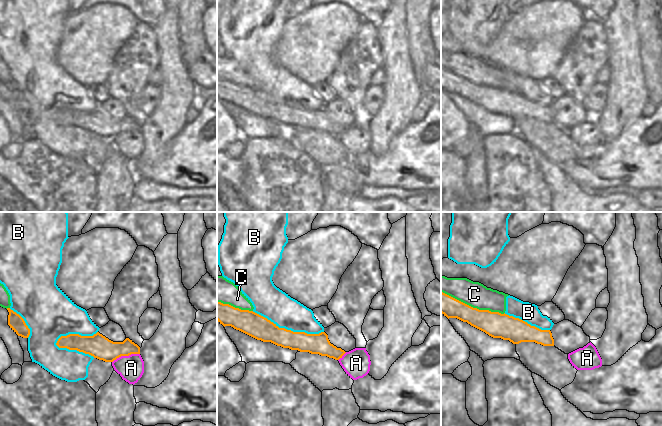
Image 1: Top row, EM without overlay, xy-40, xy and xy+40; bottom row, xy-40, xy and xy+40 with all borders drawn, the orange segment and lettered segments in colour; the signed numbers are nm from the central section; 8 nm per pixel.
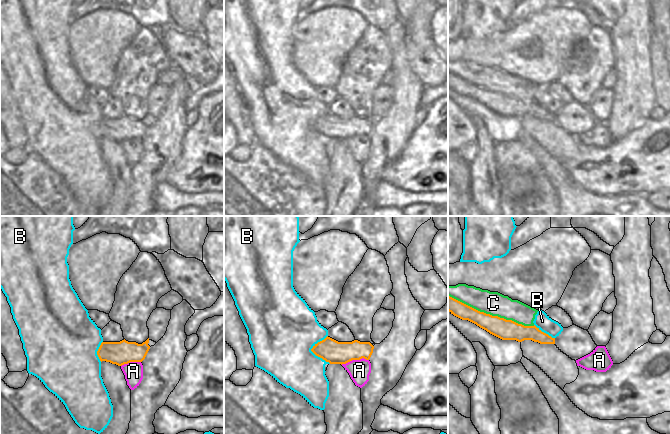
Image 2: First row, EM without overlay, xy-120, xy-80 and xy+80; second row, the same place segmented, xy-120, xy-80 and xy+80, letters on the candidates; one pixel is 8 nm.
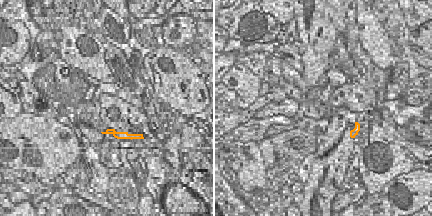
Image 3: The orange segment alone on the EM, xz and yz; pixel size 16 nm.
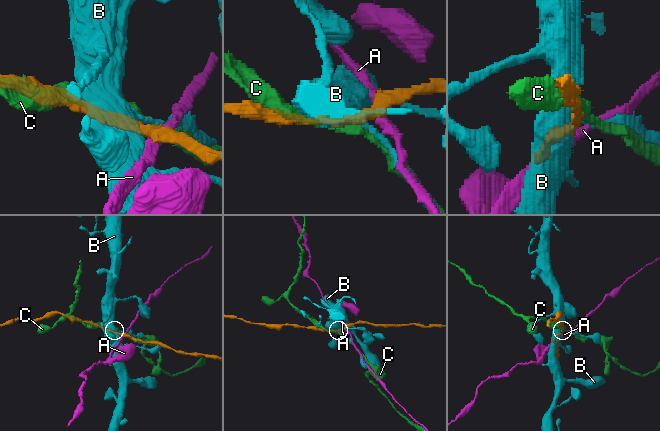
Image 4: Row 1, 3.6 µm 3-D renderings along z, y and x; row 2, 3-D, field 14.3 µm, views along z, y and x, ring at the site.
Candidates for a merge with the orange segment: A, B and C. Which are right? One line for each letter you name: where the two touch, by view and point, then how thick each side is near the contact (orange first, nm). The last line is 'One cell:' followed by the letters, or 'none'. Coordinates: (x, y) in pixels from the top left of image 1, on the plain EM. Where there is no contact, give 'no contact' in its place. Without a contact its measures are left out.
One cell: none

